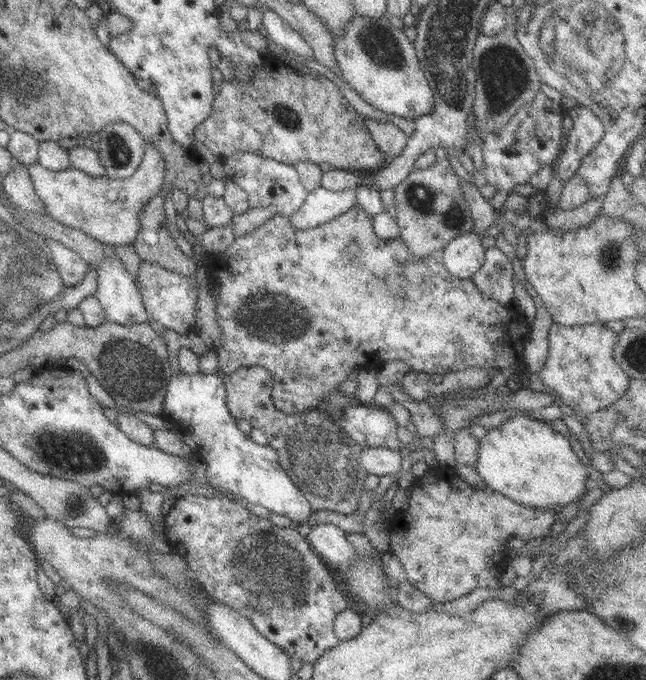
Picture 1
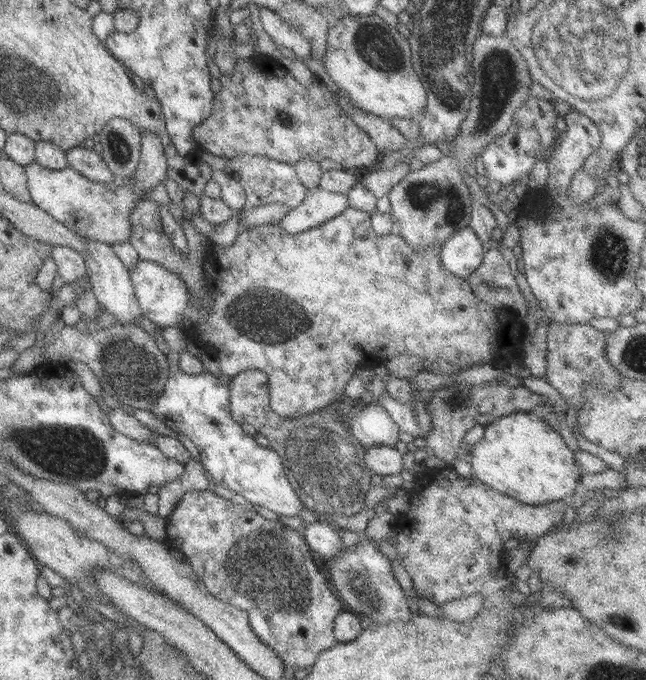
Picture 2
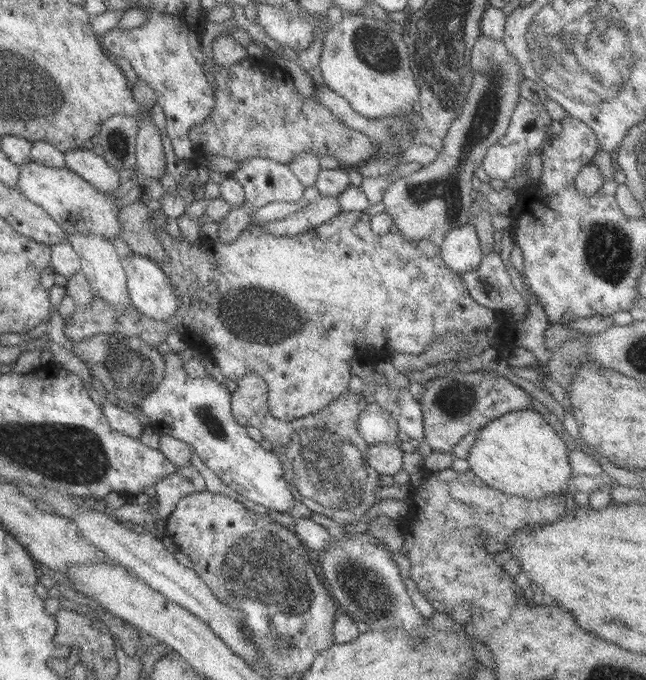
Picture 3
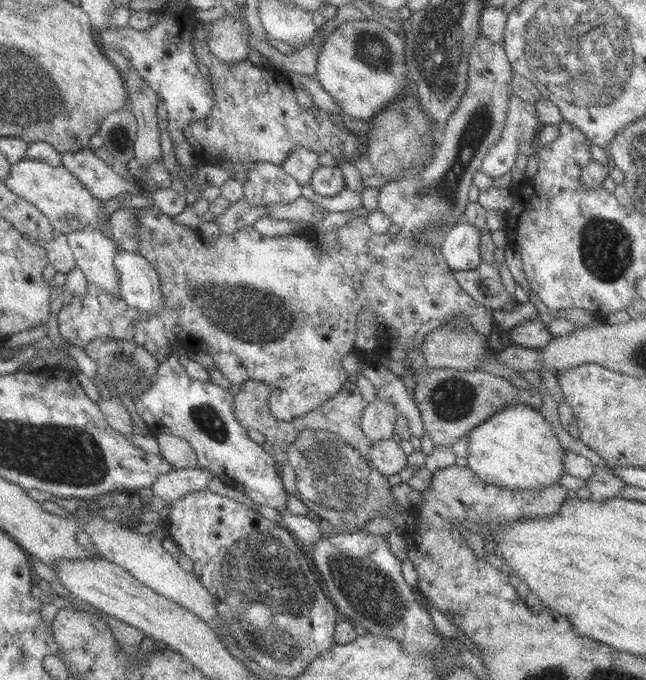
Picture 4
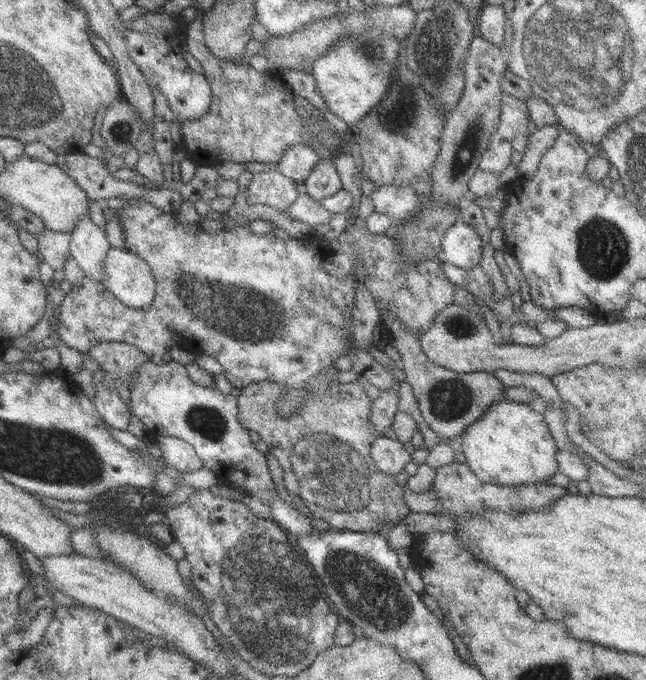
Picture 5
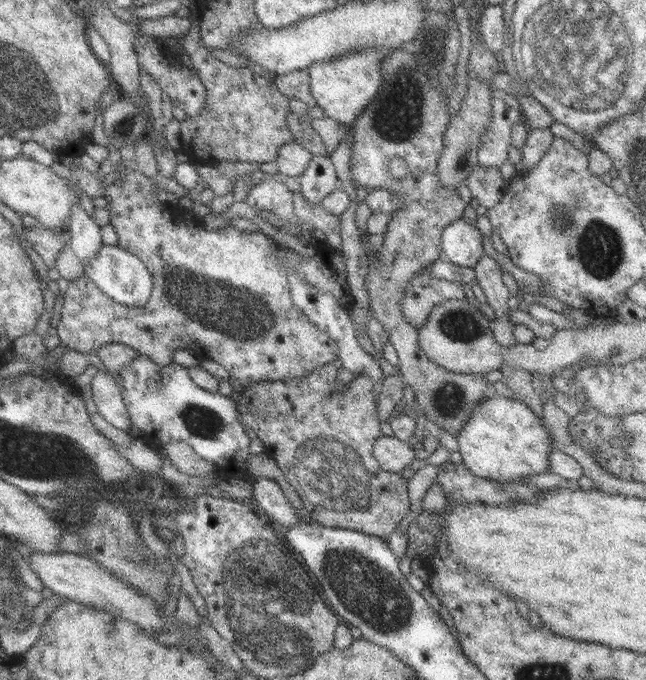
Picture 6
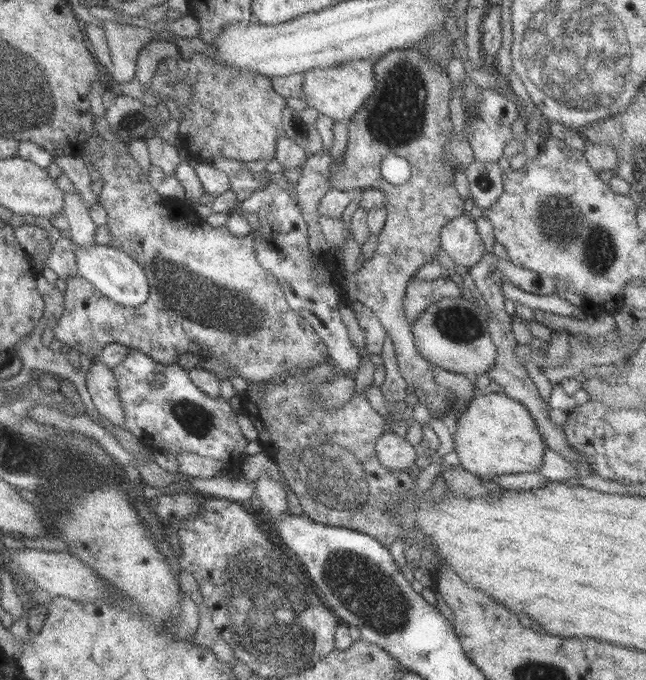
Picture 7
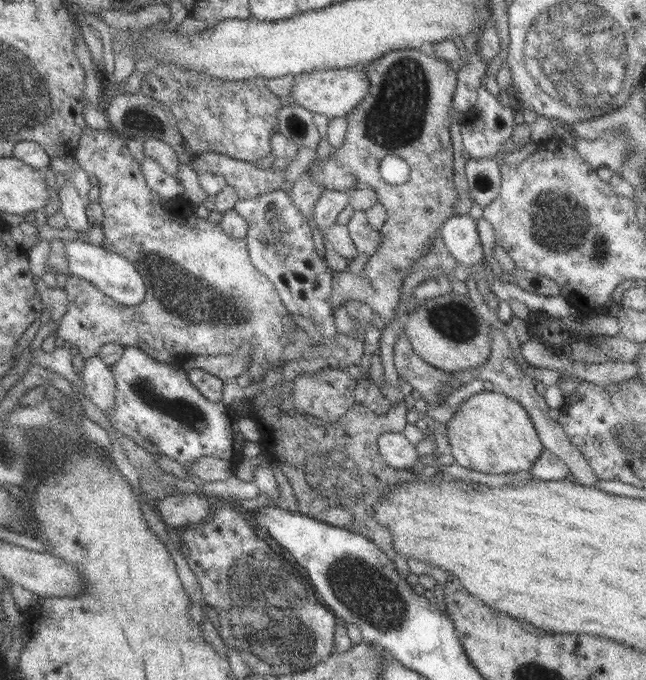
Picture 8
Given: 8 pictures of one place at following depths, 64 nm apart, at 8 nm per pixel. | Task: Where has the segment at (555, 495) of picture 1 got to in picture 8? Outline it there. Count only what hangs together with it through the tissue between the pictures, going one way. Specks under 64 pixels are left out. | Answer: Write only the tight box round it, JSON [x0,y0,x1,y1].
[445,390,545,475]

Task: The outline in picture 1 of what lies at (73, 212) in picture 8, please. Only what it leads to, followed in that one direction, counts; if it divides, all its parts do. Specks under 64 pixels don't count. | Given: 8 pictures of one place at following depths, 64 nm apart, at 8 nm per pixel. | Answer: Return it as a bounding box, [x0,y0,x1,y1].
[90,257,150,326]

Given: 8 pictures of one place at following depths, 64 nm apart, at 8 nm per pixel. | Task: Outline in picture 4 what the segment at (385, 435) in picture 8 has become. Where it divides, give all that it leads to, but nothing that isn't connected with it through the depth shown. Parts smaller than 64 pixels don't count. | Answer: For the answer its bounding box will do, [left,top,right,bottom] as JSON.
[371,439,408,477]

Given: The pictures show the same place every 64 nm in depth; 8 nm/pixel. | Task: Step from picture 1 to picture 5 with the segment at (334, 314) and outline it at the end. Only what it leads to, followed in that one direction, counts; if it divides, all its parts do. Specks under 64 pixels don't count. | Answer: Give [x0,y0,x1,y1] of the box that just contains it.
[57,197,484,418]

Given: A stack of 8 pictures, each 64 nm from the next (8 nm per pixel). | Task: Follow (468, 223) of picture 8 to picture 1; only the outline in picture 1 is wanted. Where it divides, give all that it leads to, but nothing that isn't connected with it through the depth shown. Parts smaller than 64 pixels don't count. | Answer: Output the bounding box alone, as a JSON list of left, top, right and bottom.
[443,231,485,279]

